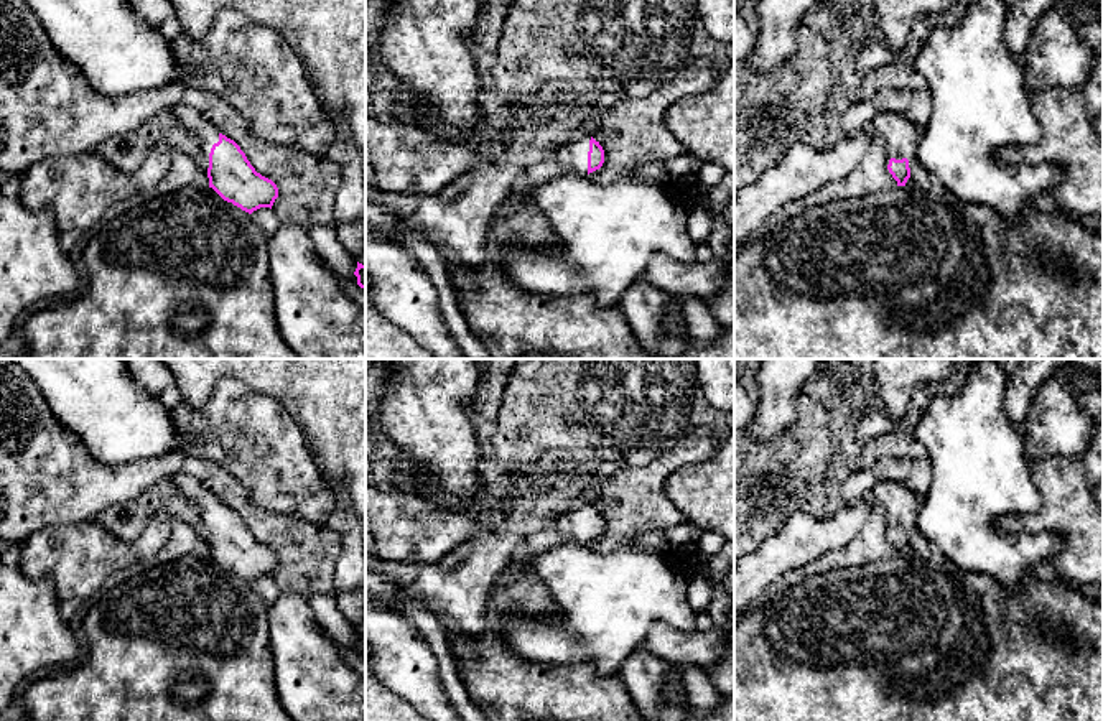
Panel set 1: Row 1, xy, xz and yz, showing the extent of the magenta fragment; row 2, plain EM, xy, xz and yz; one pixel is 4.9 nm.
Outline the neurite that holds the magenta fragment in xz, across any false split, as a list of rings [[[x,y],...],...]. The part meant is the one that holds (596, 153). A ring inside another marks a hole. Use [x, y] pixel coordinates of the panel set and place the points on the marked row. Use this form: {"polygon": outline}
{"polygon": [[[591,133],[573,140],[555,151],[555,160],[565,163],[573,173],[588,176],[604,163],[604,150]]]}

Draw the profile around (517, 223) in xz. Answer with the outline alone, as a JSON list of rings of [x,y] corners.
[[[524,179],[496,212],[487,244],[525,249],[556,249],[558,237],[548,219],[528,199],[530,184]]]

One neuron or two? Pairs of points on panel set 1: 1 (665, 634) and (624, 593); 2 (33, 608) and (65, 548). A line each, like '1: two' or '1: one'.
1: two
2: two

